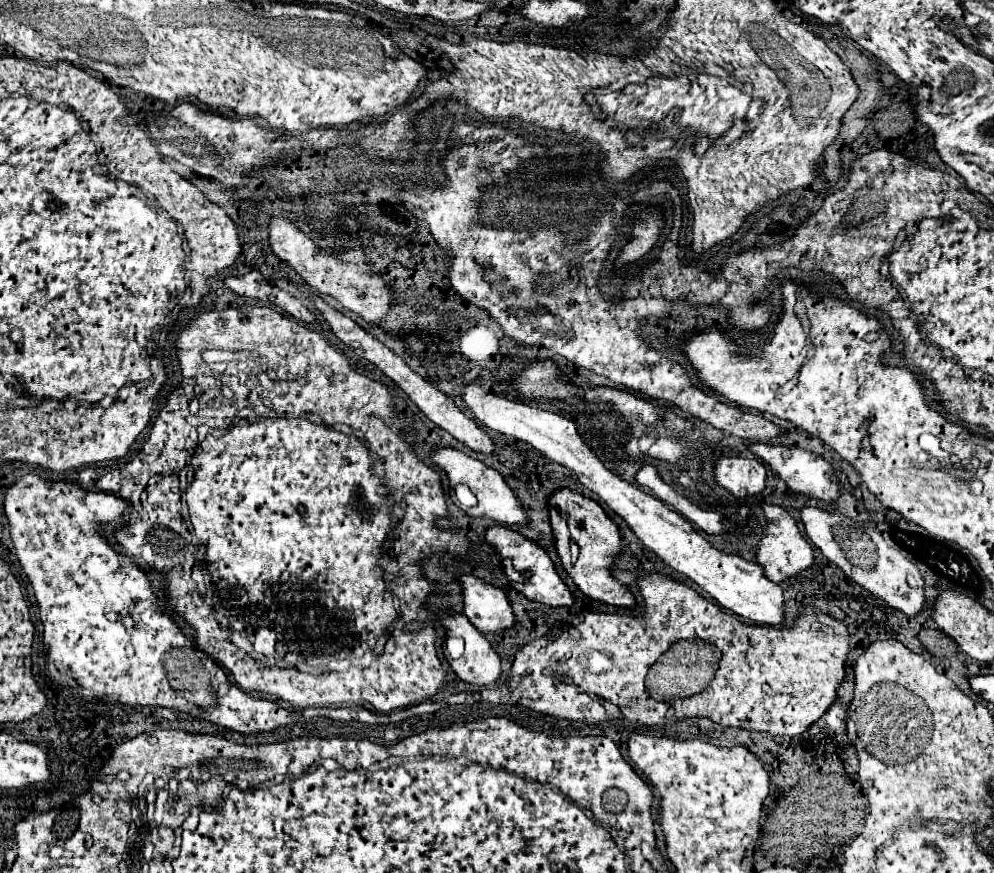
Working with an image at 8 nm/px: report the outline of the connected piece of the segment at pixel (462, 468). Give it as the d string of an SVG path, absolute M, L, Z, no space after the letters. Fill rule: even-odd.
M438 448L432 456L432 460L442 468L446 470L448 478L450 478L450 484L466 484L478 498L478 506L468 510L470 516L476 516L476 518L486 518L486 520L492 520L494 524L500 524L500 526L526 526L530 522L526 510L522 508L522 502L518 500L518 496L510 490L510 486L506 484L506 480L490 466L486 466L484 462L480 460L474 460L454 448Z

